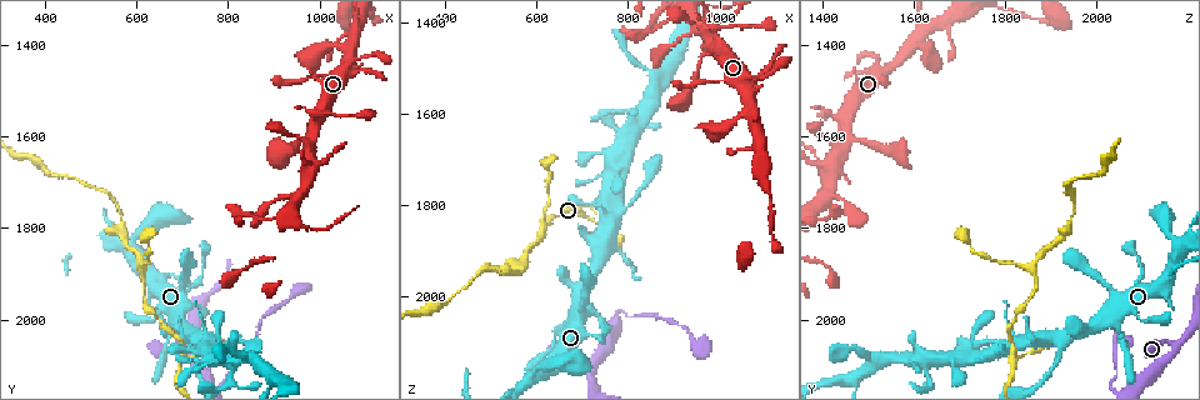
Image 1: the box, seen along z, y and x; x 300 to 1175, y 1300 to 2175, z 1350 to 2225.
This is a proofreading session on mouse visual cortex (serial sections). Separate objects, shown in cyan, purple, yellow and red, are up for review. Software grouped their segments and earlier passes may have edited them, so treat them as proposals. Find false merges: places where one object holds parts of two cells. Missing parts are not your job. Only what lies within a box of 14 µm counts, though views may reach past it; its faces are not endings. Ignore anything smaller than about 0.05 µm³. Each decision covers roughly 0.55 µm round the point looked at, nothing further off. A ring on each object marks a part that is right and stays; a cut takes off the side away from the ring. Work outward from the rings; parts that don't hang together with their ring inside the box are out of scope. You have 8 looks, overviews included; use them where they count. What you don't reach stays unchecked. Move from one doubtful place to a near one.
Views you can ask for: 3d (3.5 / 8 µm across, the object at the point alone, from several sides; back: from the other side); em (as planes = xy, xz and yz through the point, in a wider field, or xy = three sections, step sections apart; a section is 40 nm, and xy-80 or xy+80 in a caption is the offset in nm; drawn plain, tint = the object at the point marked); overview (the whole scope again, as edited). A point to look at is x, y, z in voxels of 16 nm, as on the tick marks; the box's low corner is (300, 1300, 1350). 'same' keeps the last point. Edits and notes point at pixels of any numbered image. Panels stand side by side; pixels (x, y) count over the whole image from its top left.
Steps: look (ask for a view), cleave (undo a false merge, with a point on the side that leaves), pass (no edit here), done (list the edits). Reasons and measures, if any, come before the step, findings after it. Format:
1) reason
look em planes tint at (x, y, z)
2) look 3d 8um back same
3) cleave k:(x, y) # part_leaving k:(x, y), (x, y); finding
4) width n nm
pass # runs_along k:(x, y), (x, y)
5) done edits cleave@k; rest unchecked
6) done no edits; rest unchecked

sudden change in width
look 3d 3.5um at (570, 1795, 1940)

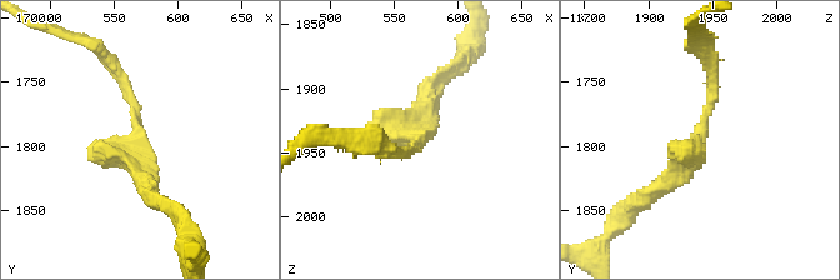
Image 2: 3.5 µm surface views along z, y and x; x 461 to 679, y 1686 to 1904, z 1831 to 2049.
now the EM
look em planes tint at (568, 1794, 1938)

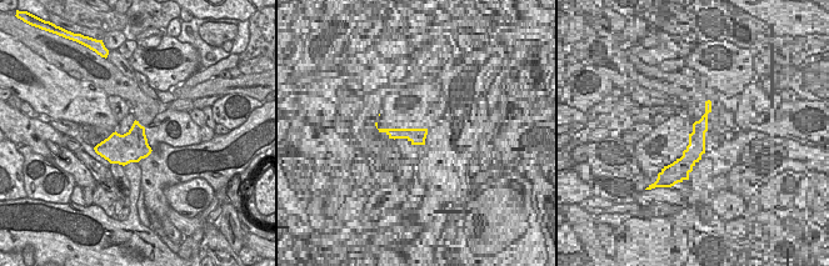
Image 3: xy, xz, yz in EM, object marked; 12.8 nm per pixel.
pass # runs_along 2:(650, 195), (695, 153), (710, 65); continuous, no second cell

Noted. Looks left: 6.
narrows sharply
look 3d 8um at (720, 2100, 1680)

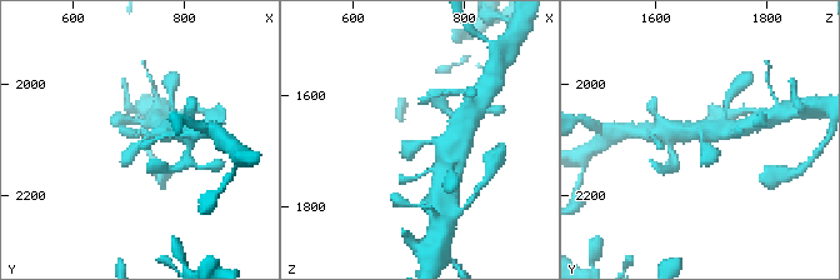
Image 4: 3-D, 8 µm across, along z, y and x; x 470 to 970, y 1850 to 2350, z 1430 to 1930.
look 3d 3.5um back at (720, 2100, 1685)

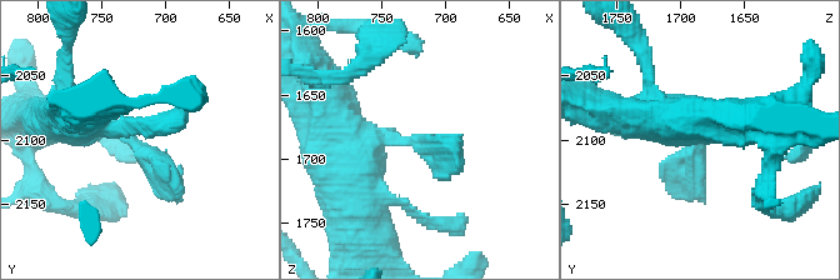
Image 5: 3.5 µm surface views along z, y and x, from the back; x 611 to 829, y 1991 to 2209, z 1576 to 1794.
now the EM
look em xy step 1 tint at (726, 2102, 1686)

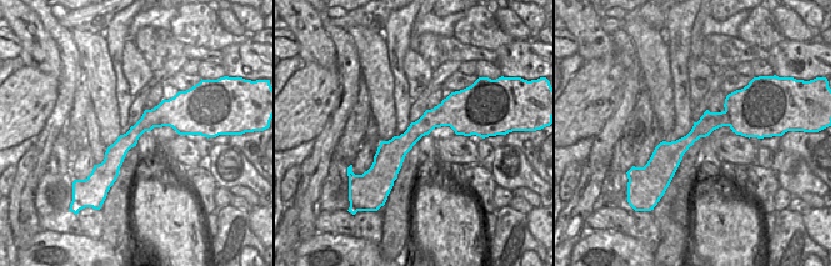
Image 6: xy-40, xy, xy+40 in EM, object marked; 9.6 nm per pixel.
pass # runs_along 5:(73, 120), (119, 128), (176, 204); continuous, no second cell

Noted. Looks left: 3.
a fork
look 3d 3.5um at (860, 2090, 1520)

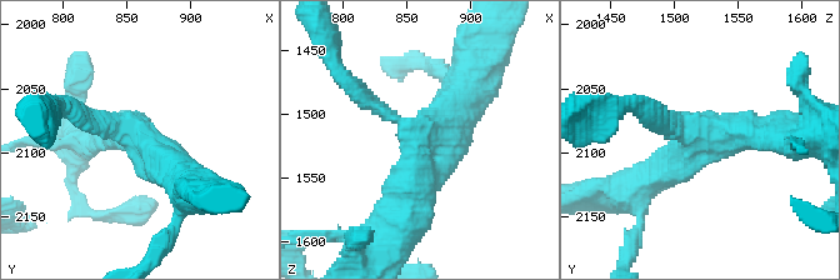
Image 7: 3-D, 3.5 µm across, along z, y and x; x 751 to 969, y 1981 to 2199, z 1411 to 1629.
arms 3; arm_widths 200, 350, 400 nm; now the EM
look em xy step 2 tint at (858, 2090, 1520)

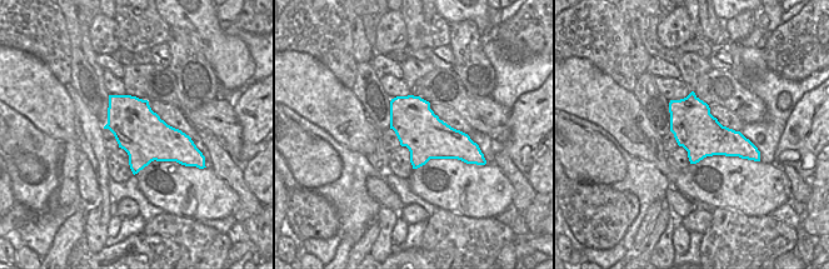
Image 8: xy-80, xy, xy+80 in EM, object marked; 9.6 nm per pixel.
pass # runs_along 7:(400, 218), (419, 141), (465, 86); continuous, no second cell

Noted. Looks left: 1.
done no edits; rest unchecked

